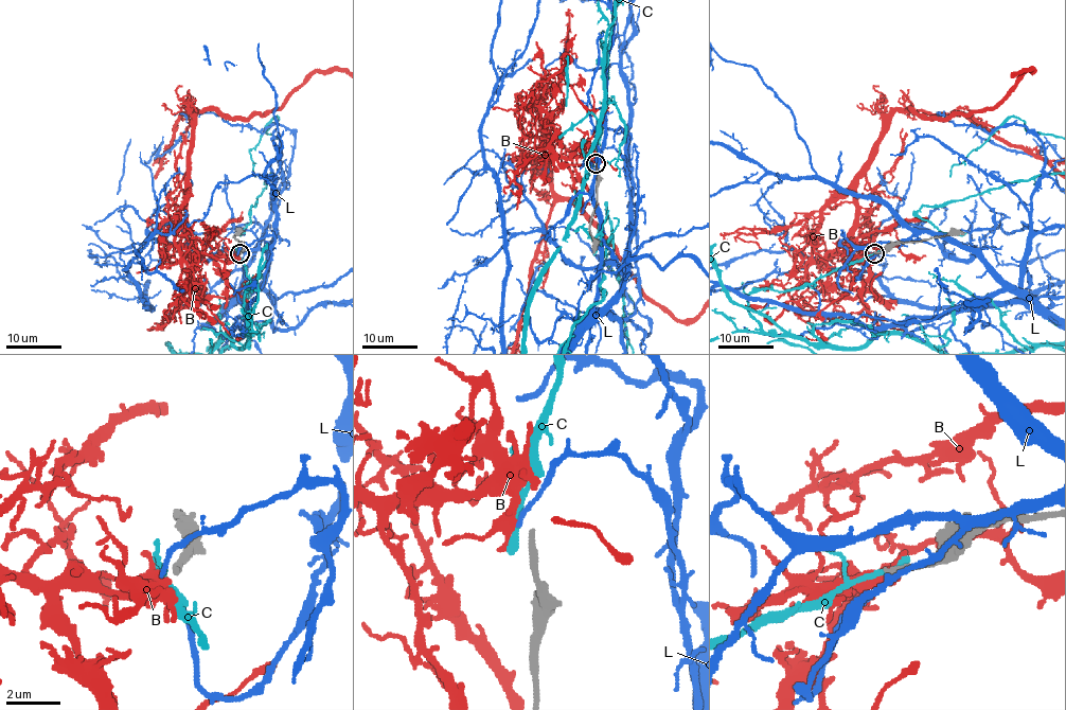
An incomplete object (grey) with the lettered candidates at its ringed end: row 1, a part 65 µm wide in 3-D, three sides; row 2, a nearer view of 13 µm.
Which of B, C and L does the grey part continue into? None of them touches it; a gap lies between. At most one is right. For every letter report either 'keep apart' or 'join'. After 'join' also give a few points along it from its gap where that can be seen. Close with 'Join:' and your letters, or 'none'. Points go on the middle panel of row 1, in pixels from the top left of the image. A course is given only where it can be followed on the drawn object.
B: keep apart
C: keep apart
L: keep apart
Join: none

